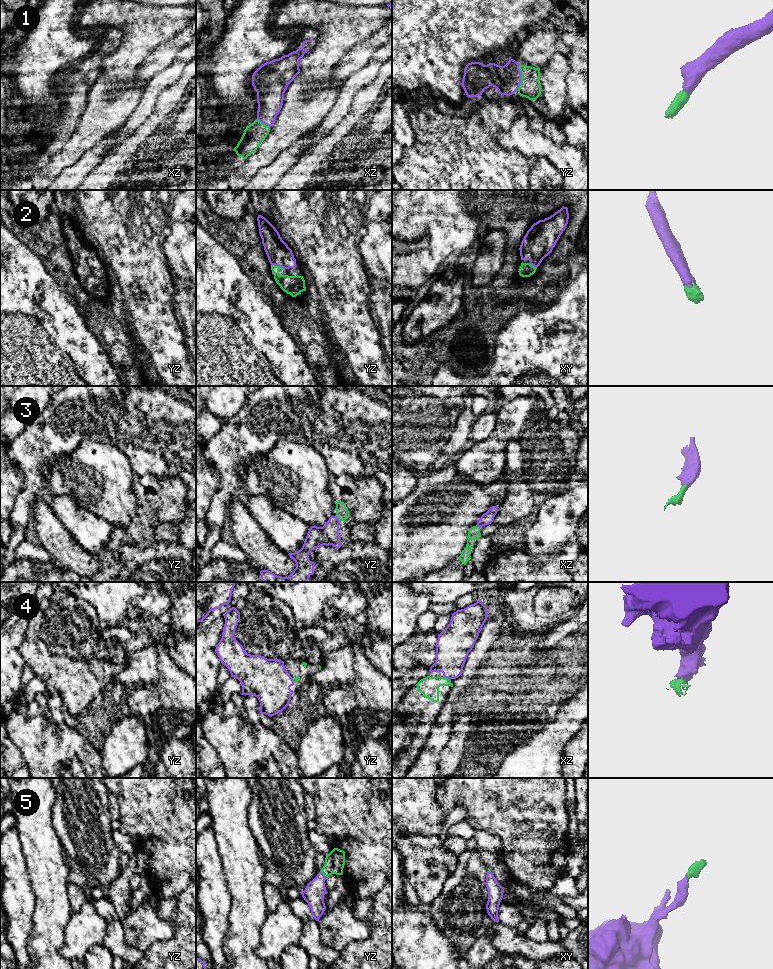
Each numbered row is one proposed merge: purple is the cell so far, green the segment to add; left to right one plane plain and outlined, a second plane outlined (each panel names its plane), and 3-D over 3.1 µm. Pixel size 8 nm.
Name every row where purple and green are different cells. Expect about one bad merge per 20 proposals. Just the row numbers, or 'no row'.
no row

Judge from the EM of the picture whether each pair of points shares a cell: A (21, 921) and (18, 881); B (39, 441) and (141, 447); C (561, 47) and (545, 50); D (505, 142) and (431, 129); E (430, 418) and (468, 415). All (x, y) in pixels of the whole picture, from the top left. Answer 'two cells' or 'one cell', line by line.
A: one cell
B: one cell
C: one cell
D: two cells
E: two cells

